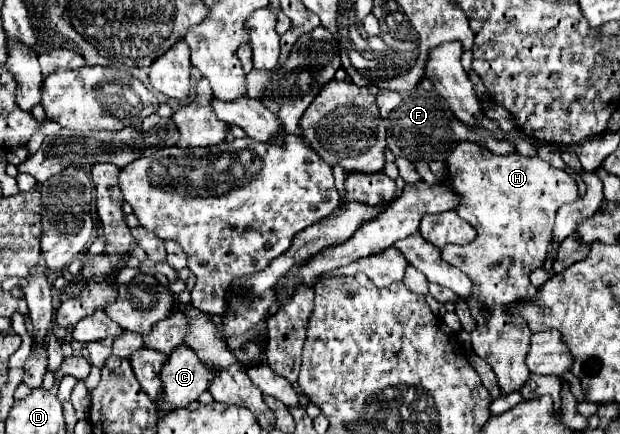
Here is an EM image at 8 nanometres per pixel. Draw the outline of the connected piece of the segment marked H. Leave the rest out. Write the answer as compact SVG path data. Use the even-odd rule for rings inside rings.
M466 141L448 153L446 167L448 183L460 197L456 213L476 229L476 239L468 245L446 245L442 259L466 273L476 285L466 299L472 319L476 321L476 311L482 305L490 309L490 319L484 321L480 317L476 329L470 333L474 353L494 369L504 395L520 391L530 377L524 359L532 331L522 317L508 313L508 305L536 297L538 289L532 287L530 273L544 265L556 209L580 197L578 183L572 175L552 167L540 157L524 157L518 153L500 157Z

